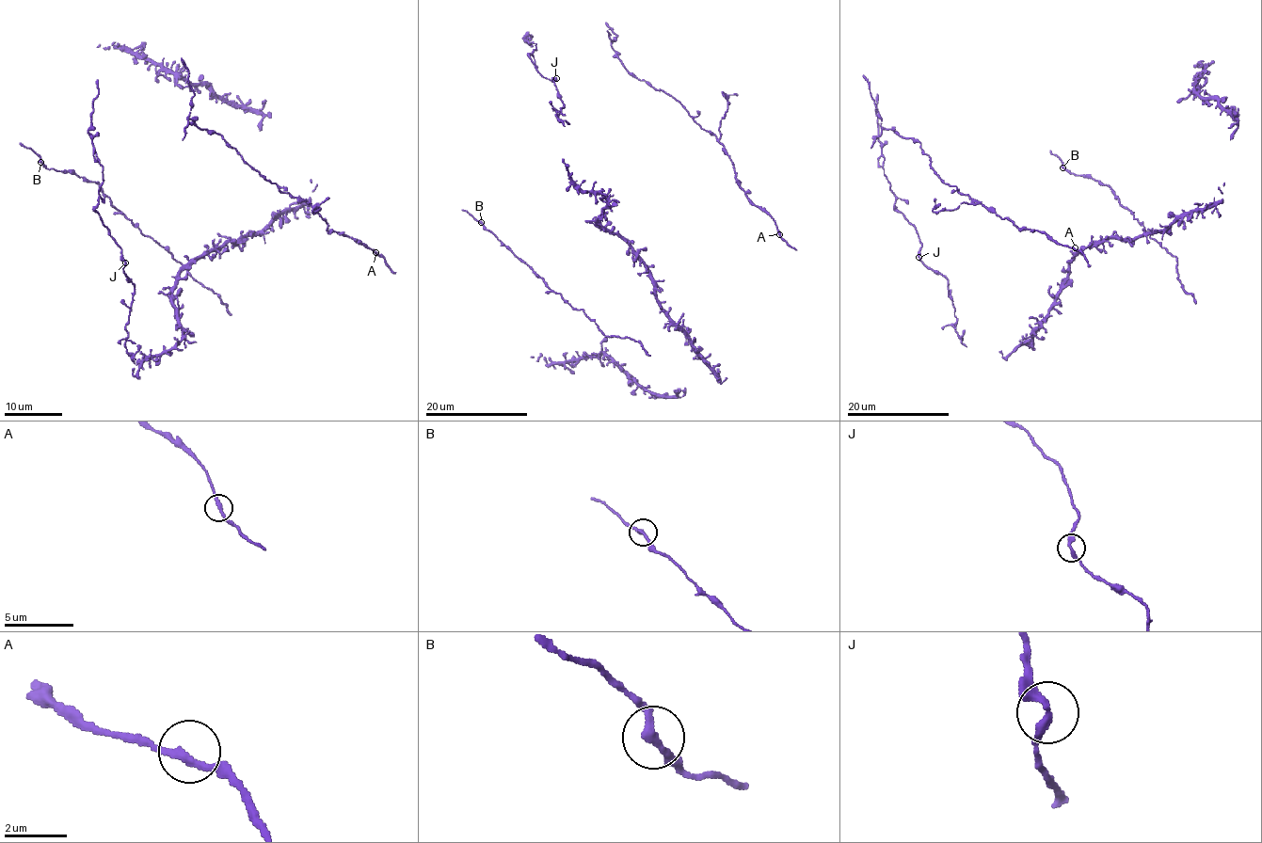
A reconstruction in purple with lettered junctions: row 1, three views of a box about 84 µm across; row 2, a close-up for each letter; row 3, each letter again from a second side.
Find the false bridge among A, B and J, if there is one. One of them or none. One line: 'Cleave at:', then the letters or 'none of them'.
Cleave at: none of them

